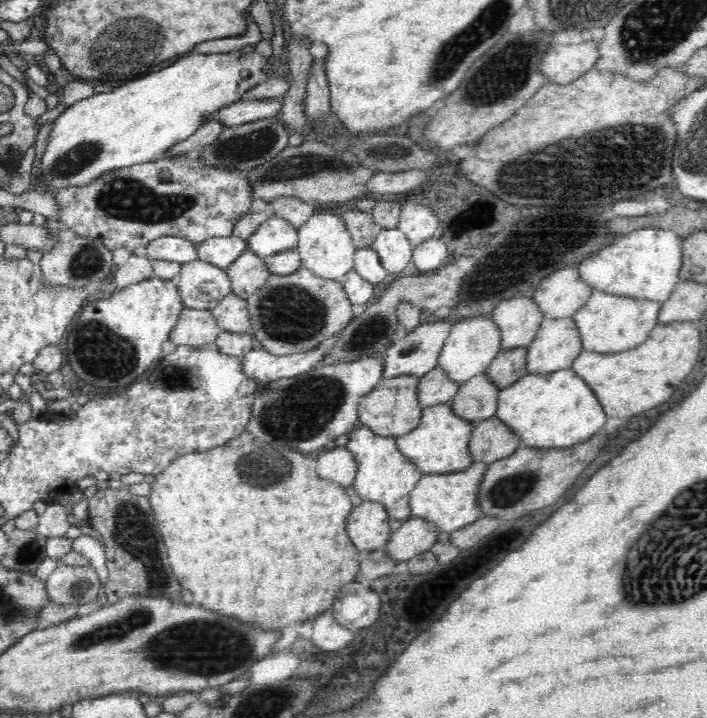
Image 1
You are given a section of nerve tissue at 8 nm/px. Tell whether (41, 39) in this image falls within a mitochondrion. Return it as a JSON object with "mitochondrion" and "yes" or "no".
{"mitochondrion":"no"}

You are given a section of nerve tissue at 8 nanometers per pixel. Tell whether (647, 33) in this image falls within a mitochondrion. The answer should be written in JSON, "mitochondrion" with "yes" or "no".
{"mitochondrion":"yes"}

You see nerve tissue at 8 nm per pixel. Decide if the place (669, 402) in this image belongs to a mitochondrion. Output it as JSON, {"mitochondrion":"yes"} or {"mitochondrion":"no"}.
{"mitochondrion":"no"}

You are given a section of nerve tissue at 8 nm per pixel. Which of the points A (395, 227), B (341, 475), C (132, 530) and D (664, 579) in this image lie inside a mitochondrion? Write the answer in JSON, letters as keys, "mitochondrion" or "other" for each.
{"A":"other","B":"other","C":"mitochondrion","D":"mitochondrion"}

